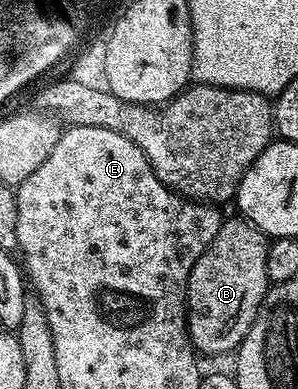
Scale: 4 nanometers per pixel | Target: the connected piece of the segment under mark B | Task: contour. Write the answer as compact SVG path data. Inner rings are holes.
M234 217L220 225L213 244L193 264L187 277L185 321L191 345L200 355L230 355L255 322L255 313L269 289L265 272L269 239L250 222Z

